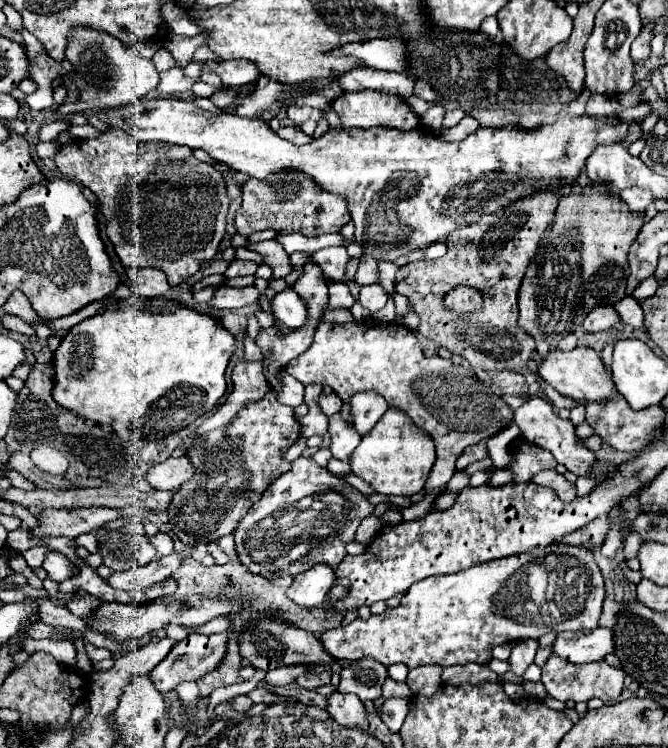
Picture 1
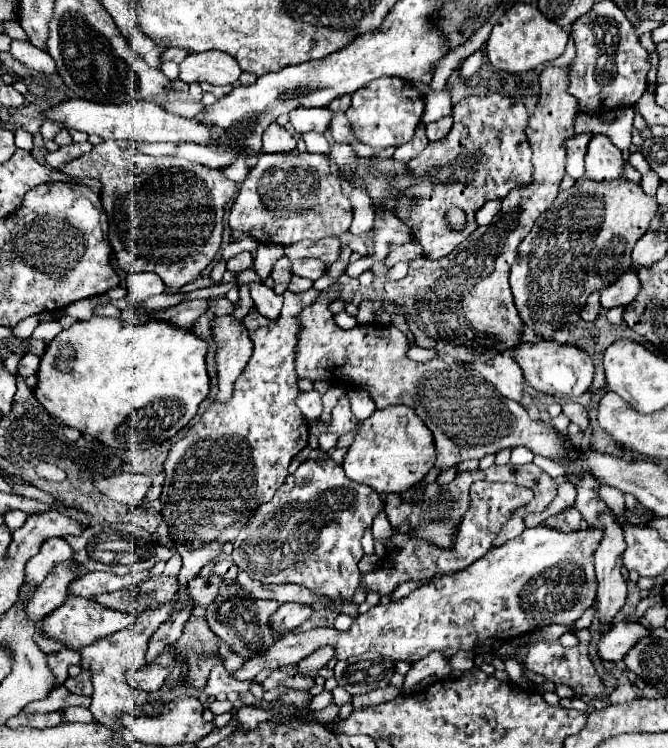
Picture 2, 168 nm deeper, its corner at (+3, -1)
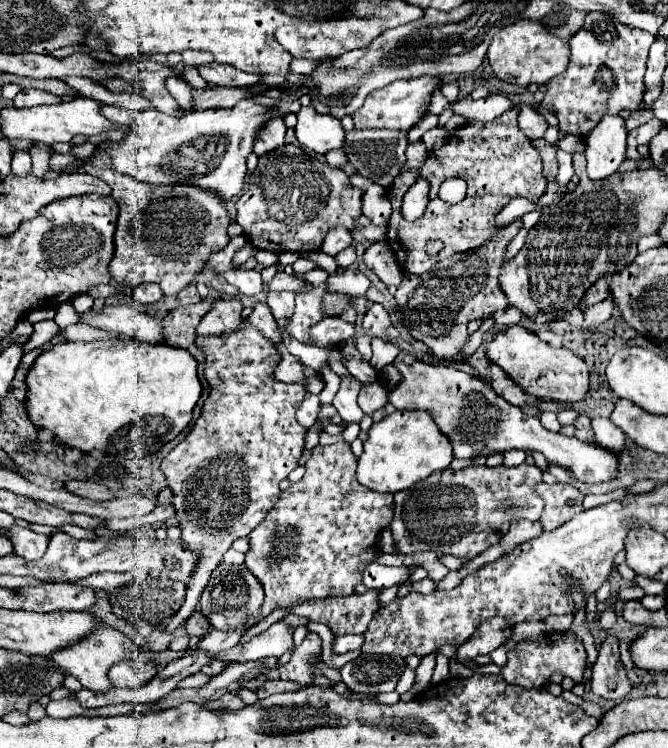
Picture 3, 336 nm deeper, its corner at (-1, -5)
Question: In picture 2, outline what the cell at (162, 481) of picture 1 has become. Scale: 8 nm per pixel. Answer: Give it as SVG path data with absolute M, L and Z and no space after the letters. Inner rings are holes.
M122 473L108 479L94 481L94 485L118 503L126 503L130 507L140 507L146 491L152 487L152 477L142 473Z

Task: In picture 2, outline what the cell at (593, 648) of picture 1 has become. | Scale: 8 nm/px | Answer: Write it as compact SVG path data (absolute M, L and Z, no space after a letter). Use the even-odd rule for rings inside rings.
M618 621L608 631L602 631L600 641L596 643L596 655L604 661L622 661L626 649L630 649L642 635L648 635L648 629L634 621Z

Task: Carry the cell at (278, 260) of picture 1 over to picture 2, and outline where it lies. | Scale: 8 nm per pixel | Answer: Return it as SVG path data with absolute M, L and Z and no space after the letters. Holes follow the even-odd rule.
M280 257L274 267L272 267L272 273L270 273L272 281L274 281L274 291L276 293L284 293L288 283L290 283L290 277L292 277L292 269L290 269L290 259L288 257Z

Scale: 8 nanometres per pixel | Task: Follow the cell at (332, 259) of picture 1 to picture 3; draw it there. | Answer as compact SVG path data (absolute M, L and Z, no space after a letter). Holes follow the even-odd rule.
M278 271L276 277L268 283L268 291L296 291L296 289L300 289L304 285L306 285L306 281L296 277L294 273Z

